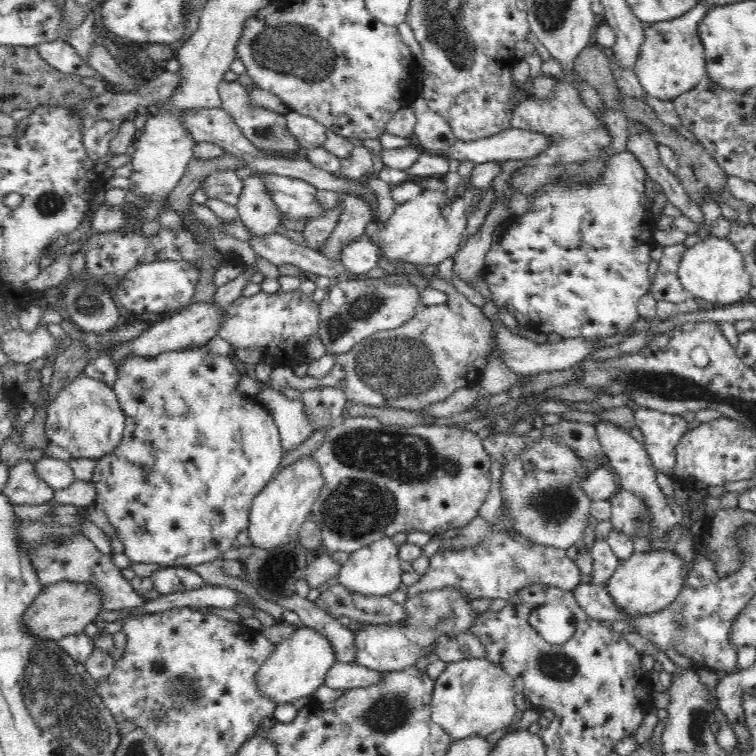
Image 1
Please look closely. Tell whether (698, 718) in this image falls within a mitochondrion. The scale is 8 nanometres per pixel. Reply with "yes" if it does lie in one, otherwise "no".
yes

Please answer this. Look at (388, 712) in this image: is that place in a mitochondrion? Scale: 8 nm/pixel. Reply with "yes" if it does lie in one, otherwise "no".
yes

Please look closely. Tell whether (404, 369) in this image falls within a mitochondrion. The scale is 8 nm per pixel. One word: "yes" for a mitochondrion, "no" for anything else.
yes

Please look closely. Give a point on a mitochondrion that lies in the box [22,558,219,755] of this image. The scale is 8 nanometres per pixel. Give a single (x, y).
(178, 690)

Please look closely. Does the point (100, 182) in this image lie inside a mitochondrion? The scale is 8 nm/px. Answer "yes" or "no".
no

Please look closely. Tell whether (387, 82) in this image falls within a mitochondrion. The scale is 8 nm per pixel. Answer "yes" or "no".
no

